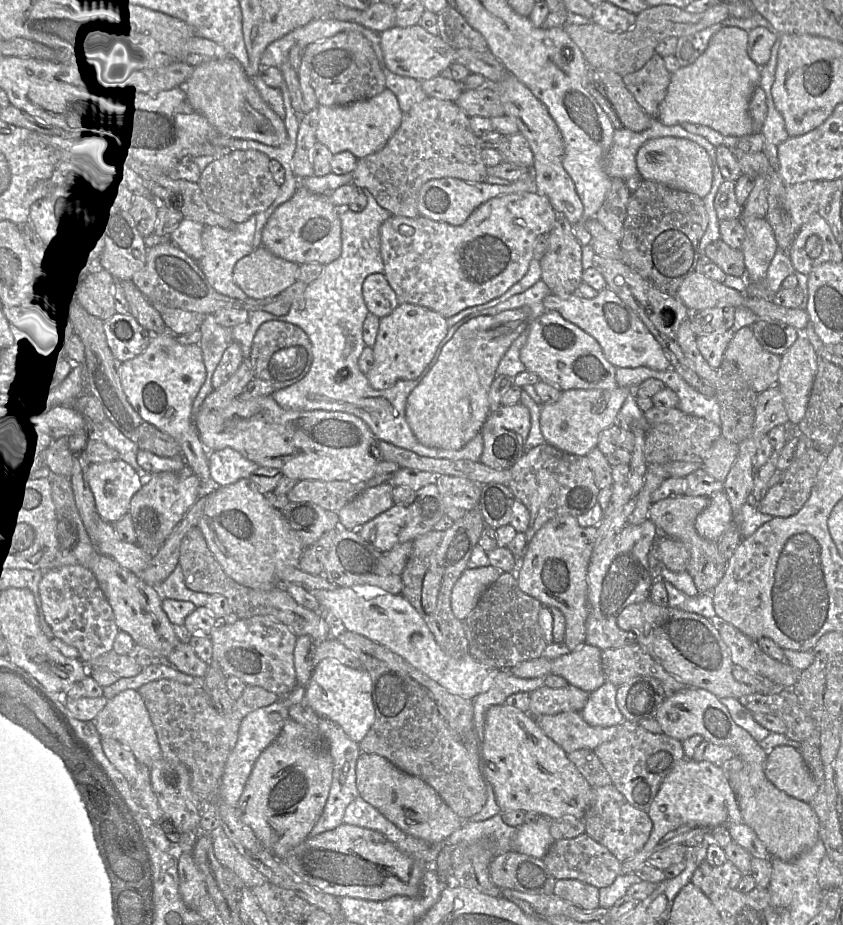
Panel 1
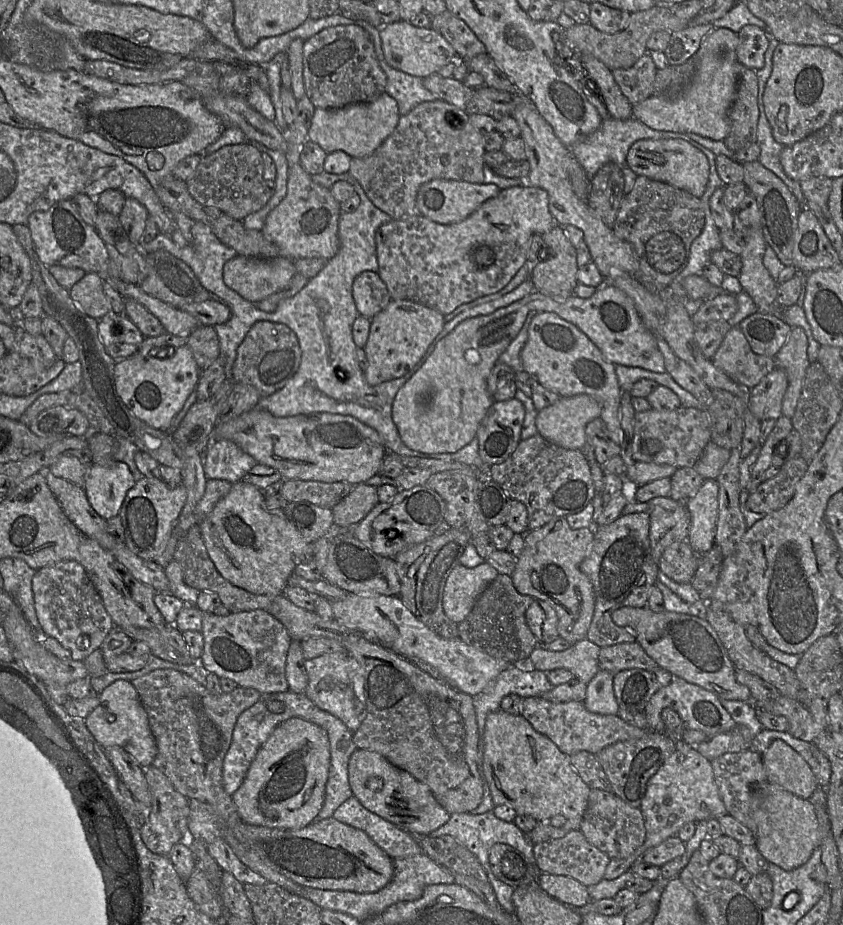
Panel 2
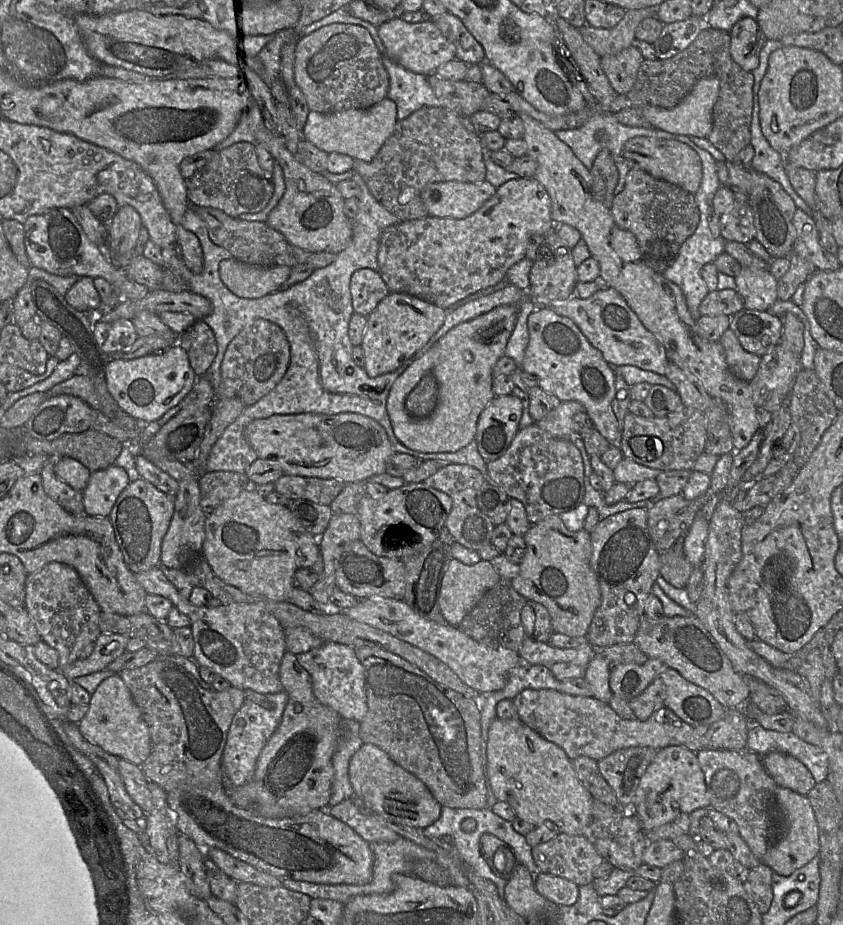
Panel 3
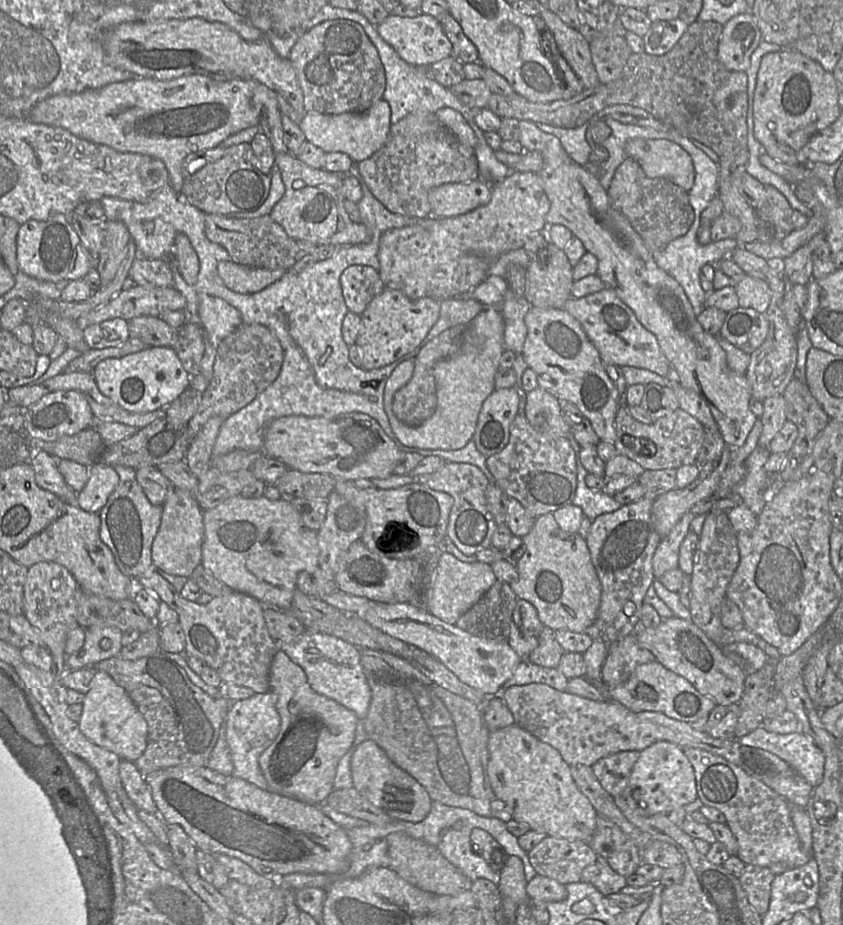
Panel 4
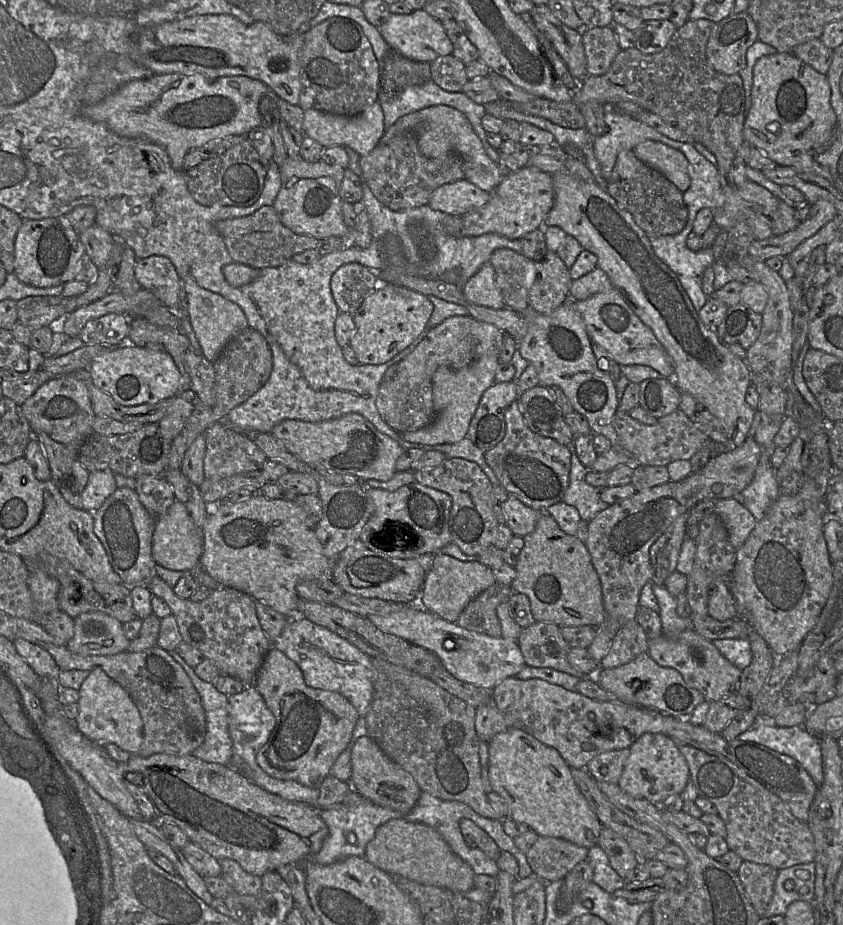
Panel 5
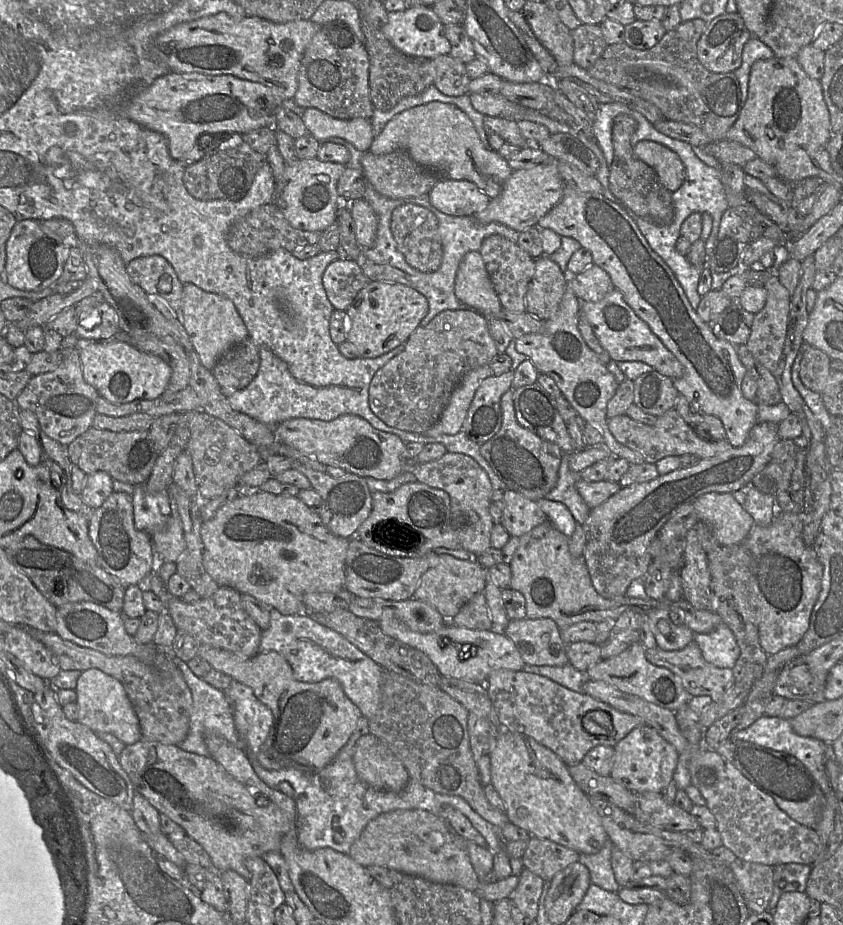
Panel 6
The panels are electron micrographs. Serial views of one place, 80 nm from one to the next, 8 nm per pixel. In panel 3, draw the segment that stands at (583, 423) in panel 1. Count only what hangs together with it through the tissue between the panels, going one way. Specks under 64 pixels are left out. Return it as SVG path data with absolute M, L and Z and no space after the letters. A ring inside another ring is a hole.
M563 401L539 420L538 427L557 438L571 439L577 435L577 425L573 420L575 414L585 411L583 405L577 401Z

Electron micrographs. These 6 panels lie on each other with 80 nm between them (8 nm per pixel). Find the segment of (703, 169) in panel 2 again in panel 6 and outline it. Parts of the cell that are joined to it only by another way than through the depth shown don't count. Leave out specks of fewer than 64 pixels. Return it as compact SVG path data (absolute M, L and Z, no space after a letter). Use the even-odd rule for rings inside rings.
M642 140L633 147L635 155L653 168L661 184L671 192L678 190L685 179L685 167L677 153L650 140Z

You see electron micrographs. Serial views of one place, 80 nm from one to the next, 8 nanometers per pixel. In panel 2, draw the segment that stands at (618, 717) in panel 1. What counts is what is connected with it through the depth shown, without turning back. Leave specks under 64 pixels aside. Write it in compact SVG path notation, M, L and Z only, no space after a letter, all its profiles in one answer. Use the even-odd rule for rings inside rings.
M599 669L596 675L586 684L585 708L601 715L617 715L619 706L613 691L613 675Z

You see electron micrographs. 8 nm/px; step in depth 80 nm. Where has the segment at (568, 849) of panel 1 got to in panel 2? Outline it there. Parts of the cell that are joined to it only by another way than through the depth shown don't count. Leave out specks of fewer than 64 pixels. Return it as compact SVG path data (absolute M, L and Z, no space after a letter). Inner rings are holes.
M579 829L570 830L564 837L533 845L533 855L540 873L570 877L586 887L604 879L610 858L587 841Z

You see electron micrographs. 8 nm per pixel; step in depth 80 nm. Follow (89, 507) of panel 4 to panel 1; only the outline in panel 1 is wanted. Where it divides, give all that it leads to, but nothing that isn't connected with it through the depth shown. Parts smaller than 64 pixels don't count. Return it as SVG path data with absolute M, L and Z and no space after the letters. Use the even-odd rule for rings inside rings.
M122 459L89 464L87 479L97 512L108 523L115 523L128 514L131 498L144 483Z

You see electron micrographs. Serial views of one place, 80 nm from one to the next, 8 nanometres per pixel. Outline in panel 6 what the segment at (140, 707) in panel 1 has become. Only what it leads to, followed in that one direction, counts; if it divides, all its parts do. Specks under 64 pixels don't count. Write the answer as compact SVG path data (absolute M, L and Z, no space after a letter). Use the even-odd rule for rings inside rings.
M97 668L81 672L75 688L79 707L78 722L93 732L107 732L115 735L125 745L142 739L140 723L123 684L115 677Z

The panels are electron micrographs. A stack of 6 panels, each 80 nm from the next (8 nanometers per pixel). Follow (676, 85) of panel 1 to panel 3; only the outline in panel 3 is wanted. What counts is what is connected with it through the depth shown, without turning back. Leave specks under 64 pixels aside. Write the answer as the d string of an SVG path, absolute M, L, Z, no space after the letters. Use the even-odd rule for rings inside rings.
M716 77L701 78L689 93L673 108L666 109L657 106L643 106L640 113L649 125L673 134L707 138L713 126L712 111L719 94L720 83Z

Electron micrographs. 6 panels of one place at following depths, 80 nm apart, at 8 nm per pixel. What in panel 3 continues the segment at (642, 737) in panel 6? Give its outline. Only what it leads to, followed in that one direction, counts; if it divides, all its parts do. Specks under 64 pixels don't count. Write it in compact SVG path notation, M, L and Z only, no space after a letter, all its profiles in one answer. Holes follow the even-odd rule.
M667 746L657 753L640 779L631 811L642 823L644 832L673 823L682 813L690 814L699 808L709 808L709 798L703 771L696 752L683 746Z

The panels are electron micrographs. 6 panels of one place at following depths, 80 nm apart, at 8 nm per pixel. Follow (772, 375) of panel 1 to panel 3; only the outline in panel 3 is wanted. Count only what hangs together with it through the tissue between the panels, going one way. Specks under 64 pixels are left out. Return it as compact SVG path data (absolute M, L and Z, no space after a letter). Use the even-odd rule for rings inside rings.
M730 329L721 335L719 342L724 348L730 371L740 380L749 383L758 371L761 356L745 351Z

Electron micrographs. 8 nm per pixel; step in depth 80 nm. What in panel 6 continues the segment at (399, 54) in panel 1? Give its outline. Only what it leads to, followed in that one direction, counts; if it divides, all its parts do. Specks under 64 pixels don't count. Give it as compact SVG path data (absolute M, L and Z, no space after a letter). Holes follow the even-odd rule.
M409 6L403 11L389 12L388 21L381 32L395 48L412 57L434 59L451 51L451 44L444 33L444 24L428 6Z

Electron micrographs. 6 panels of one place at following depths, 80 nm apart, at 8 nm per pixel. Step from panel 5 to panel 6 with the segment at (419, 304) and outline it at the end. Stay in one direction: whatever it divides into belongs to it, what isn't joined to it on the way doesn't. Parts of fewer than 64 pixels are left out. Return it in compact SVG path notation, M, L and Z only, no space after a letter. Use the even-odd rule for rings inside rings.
M370 281L359 291L346 310L347 339L357 350L358 357L376 358L401 344L420 326L429 304L416 289L399 283Z

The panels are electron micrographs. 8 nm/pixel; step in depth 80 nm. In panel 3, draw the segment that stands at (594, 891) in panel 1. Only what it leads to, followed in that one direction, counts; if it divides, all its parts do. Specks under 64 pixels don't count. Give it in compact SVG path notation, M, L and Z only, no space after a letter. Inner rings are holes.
M540 873L534 880L535 889L554 906L572 906L579 897L579 886L550 874Z

